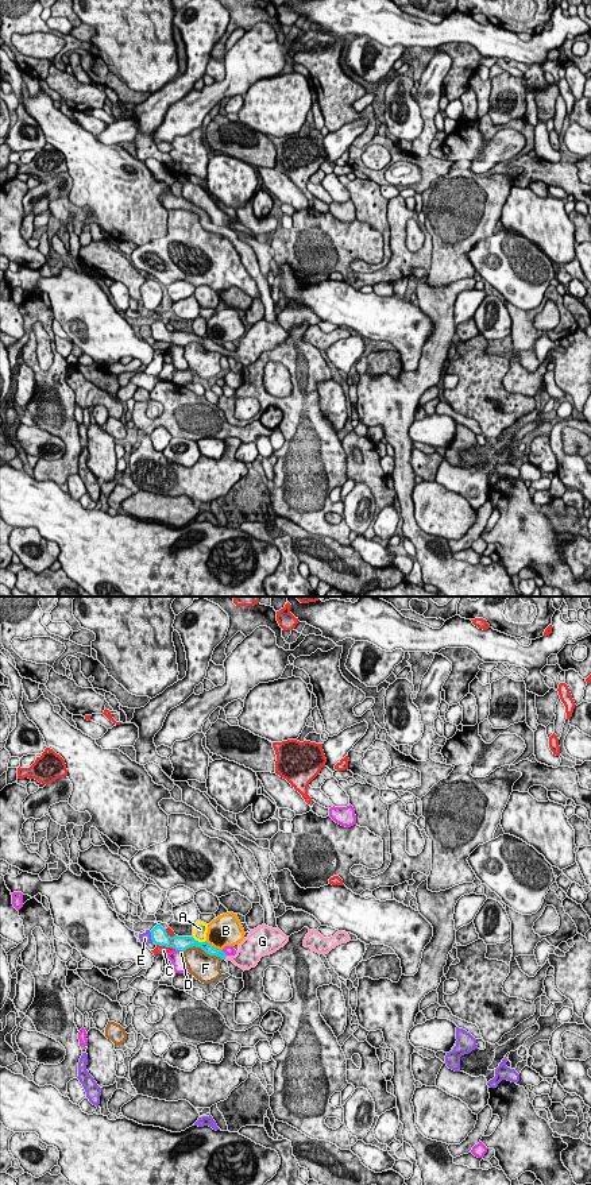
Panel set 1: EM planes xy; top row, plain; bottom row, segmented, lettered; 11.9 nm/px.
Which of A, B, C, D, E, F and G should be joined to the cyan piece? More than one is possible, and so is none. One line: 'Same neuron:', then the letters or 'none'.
Same neuron: G

